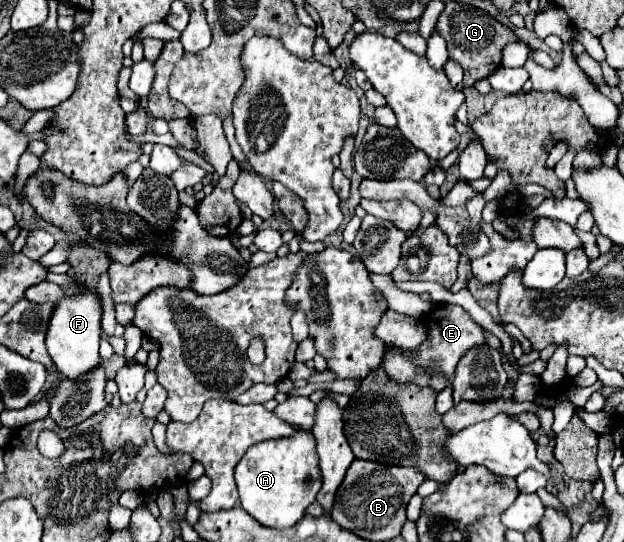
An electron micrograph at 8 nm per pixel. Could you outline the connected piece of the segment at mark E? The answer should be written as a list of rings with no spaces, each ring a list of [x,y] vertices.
[[[439,305],[433,313],[429,313],[425,317],[425,325],[429,331],[429,337],[427,341],[413,349],[413,353],[417,355],[417,359],[423,363],[423,365],[433,365],[435,369],[443,371],[445,377],[453,377],[455,373],[455,367],[459,363],[459,359],[473,347],[481,347],[487,343],[485,335],[483,335],[483,329],[471,319],[471,315],[459,307],[459,305]]]

